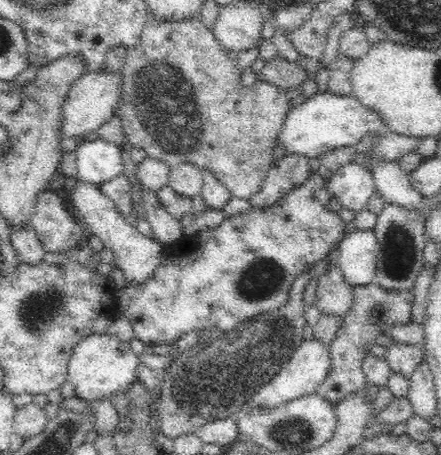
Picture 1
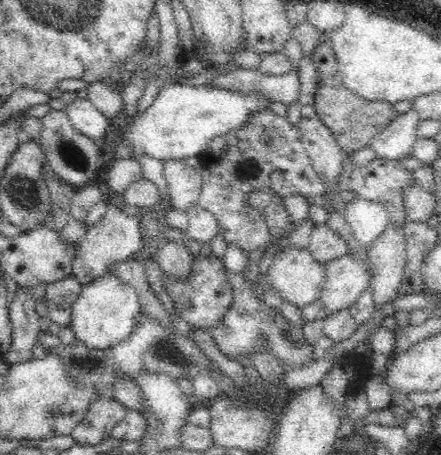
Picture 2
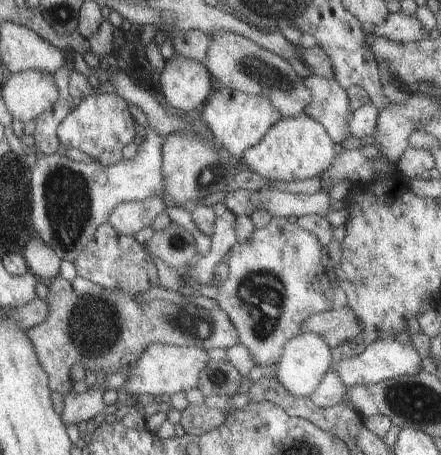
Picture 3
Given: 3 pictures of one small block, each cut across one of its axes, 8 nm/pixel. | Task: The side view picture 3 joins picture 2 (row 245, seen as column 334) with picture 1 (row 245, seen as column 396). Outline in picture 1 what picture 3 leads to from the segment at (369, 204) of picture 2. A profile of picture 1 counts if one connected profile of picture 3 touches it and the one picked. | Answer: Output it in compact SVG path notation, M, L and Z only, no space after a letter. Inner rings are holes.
M354 231L340 243L338 266L350 287L375 282L377 273L377 242L374 231Z

